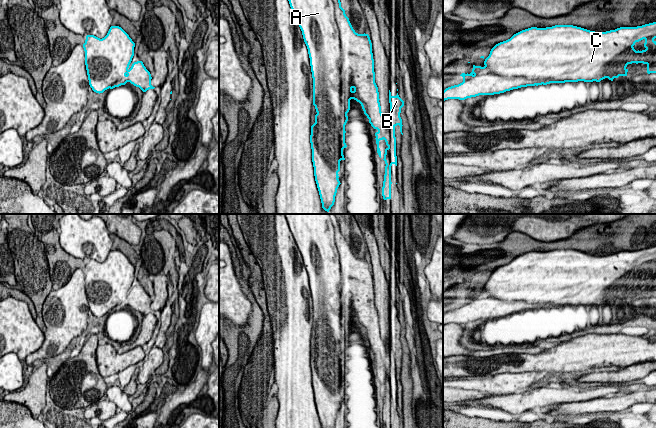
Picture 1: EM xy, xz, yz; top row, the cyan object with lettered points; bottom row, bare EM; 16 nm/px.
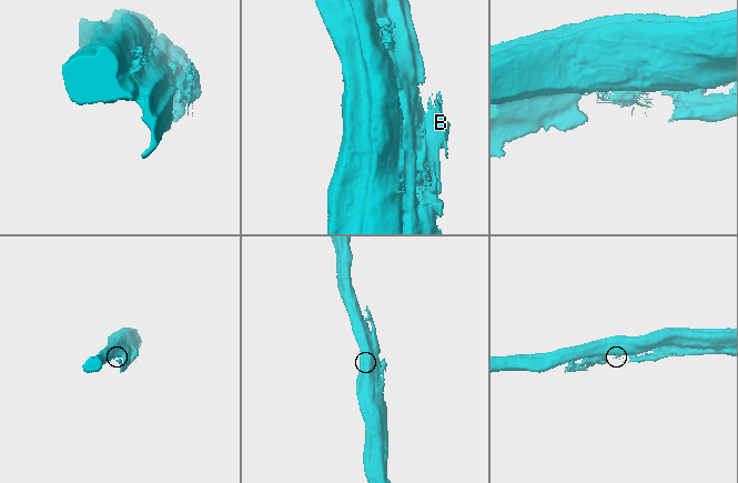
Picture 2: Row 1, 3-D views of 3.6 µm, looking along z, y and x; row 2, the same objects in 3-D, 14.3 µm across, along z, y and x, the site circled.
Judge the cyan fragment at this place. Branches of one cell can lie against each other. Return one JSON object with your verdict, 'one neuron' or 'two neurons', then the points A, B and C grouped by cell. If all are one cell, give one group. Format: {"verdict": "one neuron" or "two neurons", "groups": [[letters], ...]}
{"verdict": "two neurons", "groups": [["A", "C"], ["B"]]}

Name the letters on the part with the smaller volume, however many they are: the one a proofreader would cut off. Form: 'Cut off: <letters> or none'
Cut off: B

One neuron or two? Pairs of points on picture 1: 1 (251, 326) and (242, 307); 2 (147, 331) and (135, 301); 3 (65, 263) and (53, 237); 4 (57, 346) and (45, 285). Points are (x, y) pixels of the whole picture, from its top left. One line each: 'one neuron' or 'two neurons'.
1: two neurons
2: one neuron
3: one neuron
4: two neurons

